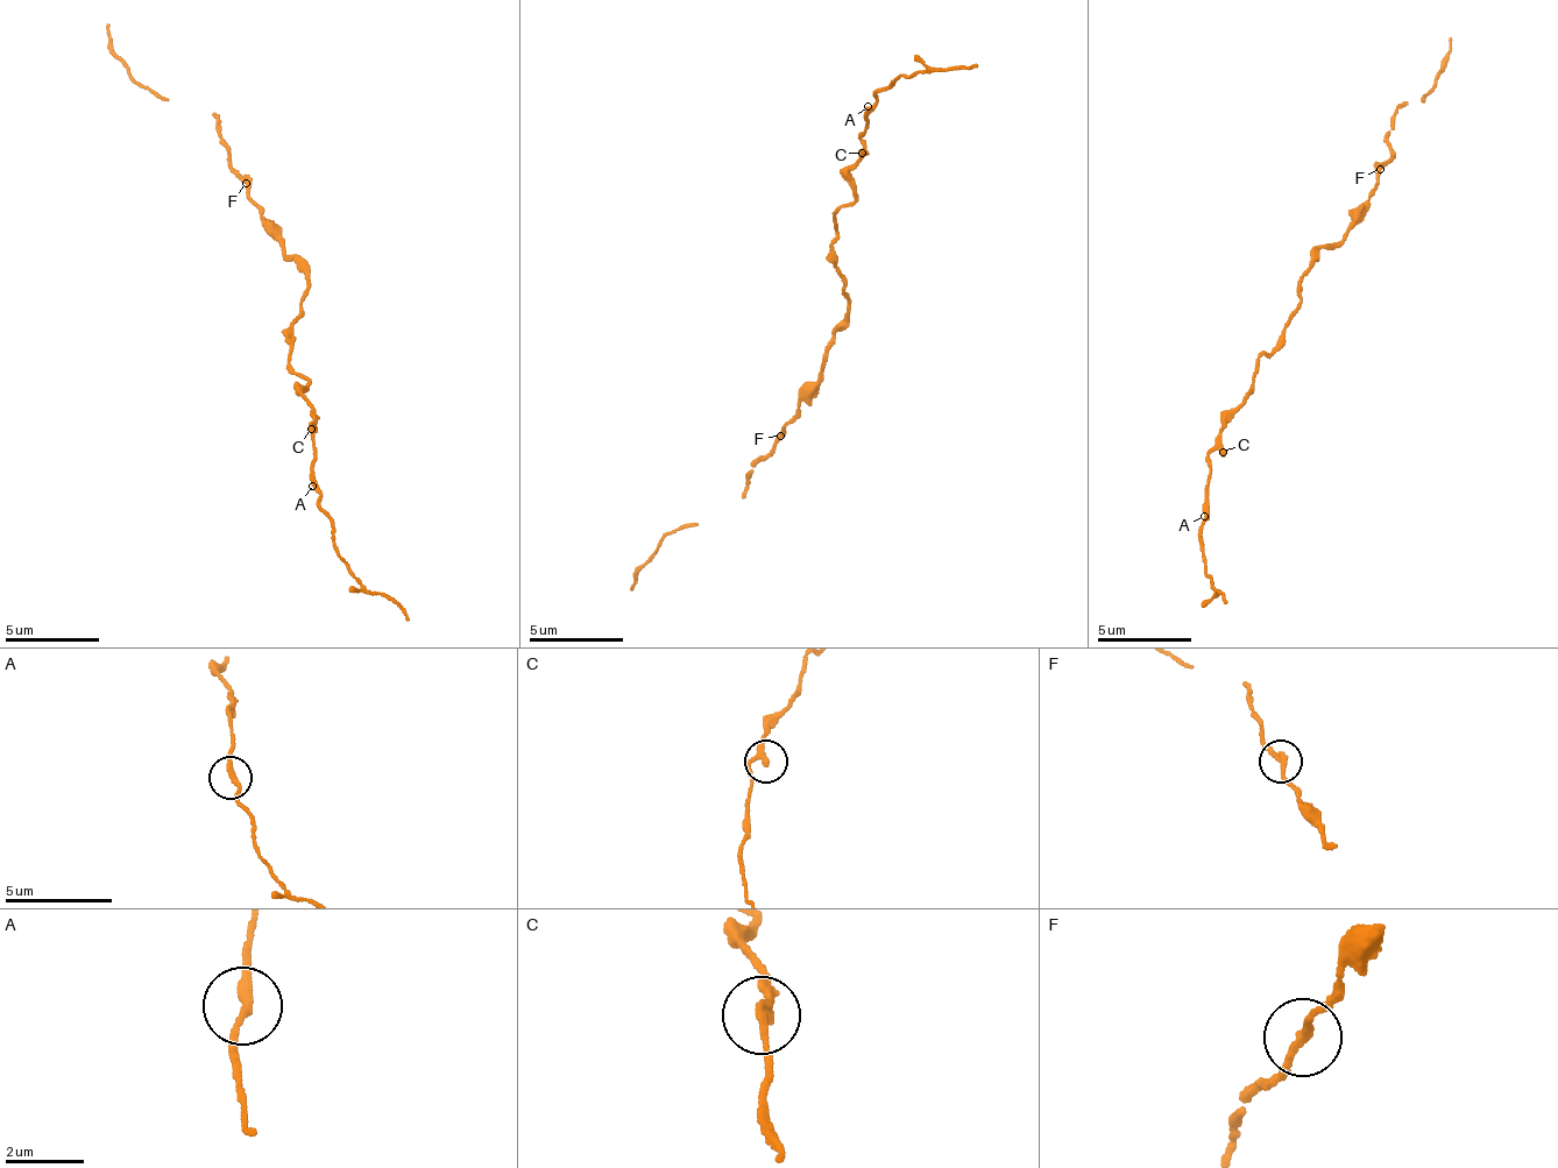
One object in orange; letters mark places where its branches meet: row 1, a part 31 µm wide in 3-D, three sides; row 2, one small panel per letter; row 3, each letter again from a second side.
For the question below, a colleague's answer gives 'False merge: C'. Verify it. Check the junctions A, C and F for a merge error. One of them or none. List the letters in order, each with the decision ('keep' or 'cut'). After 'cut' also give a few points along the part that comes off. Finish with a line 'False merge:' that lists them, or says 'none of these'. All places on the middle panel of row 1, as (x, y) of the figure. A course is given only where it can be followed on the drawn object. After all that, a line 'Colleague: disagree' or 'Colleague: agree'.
A: keep
C: keep
F: keep
False merge: none of these
Colleague: disagree

